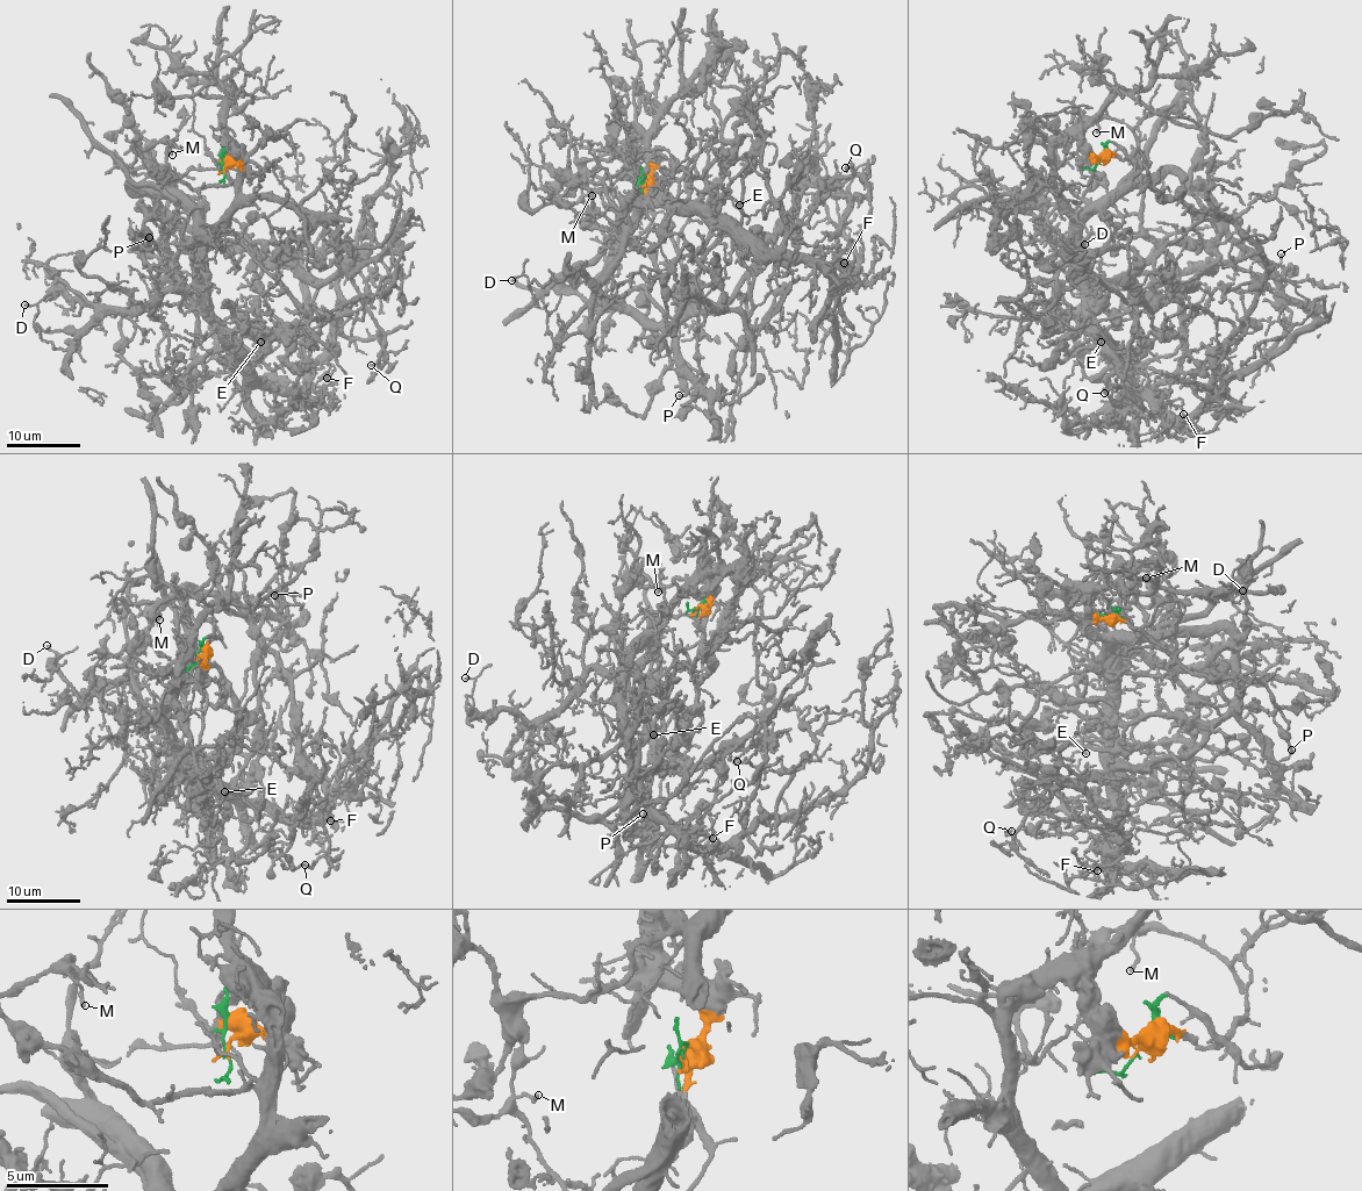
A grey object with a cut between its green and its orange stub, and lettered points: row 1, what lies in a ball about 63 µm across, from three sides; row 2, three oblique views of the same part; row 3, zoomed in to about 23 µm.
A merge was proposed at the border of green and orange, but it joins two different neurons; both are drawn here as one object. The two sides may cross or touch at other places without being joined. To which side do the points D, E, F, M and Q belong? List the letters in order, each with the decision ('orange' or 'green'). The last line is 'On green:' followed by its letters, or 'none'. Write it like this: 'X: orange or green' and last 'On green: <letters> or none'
D: orange
E: orange
F: orange
M: green
Q: orange
On green: M

